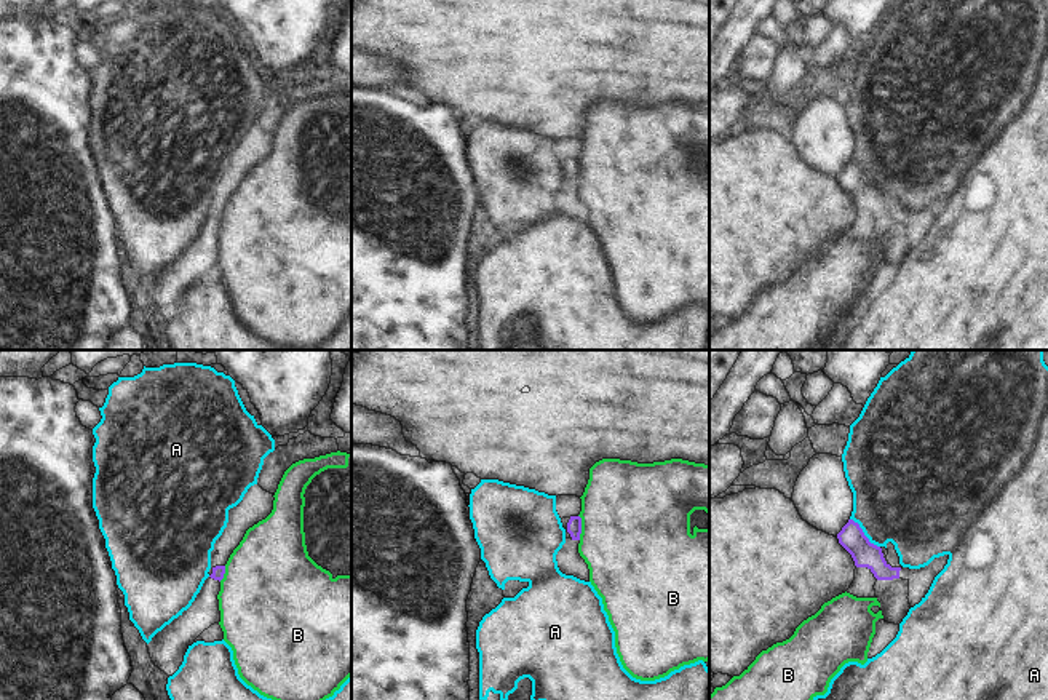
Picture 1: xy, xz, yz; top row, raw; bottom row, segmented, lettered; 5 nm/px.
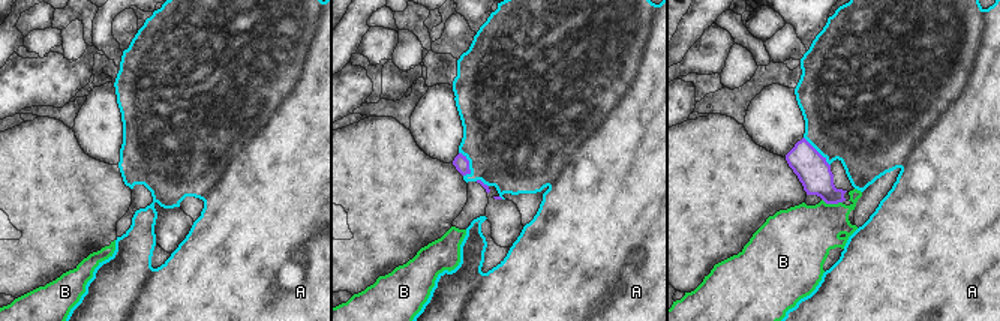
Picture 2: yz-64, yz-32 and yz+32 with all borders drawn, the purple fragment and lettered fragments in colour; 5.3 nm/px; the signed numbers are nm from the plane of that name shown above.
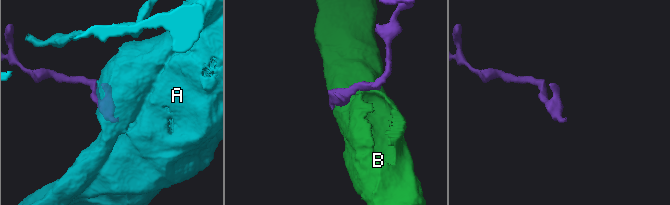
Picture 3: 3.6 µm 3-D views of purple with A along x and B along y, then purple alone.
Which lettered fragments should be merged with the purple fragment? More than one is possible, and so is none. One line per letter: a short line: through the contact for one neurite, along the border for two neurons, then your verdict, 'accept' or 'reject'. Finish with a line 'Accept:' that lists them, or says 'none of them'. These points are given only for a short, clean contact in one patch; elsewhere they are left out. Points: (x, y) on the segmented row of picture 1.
A: reject
B: line xz (579, 515), (580, 539); reject
Accept: none of them

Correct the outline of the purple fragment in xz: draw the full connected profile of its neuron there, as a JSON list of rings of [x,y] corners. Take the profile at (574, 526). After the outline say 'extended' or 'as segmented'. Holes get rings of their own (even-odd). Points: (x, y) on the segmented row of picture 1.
[[[580,516],[562,518],[561,523],[562,527],[566,529],[566,539],[580,540],[580,534],[582,534]]]; extended

